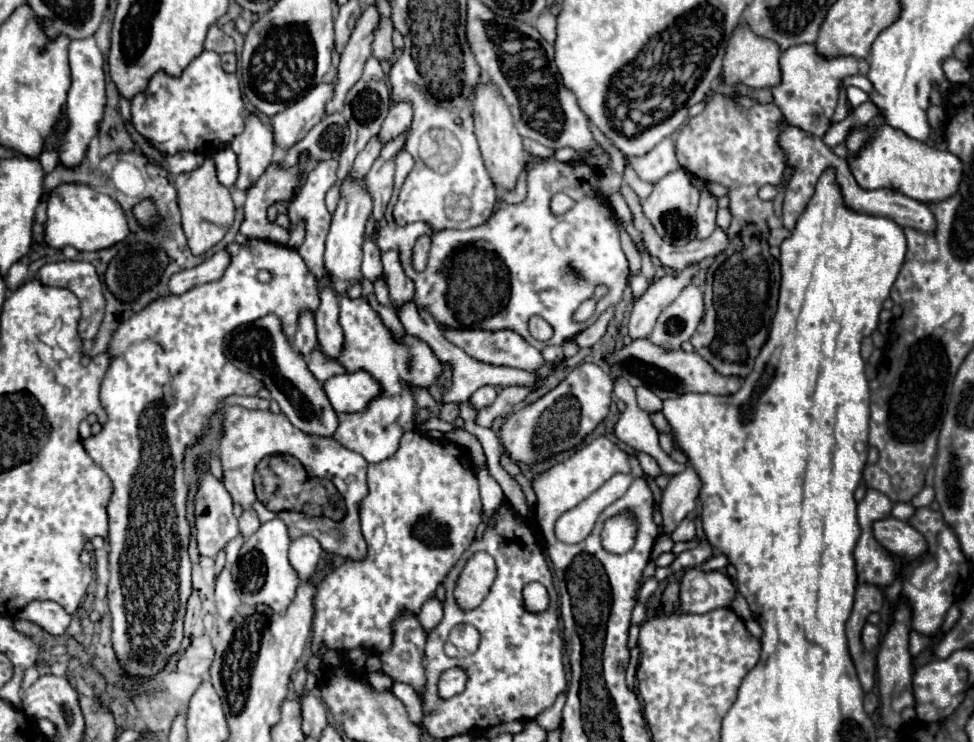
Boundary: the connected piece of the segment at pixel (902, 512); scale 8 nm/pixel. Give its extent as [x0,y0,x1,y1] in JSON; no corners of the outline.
[892,504,916,520]

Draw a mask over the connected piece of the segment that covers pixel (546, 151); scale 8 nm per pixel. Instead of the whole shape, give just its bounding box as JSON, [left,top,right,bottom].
[524,138,554,158]

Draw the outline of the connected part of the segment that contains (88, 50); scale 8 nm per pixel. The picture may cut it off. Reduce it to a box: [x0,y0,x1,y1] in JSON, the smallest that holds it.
[58,38,106,168]

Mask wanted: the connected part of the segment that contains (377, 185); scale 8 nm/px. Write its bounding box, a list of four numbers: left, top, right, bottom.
[364,136,404,220]

